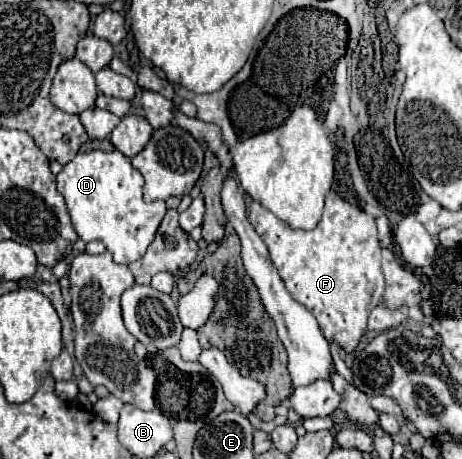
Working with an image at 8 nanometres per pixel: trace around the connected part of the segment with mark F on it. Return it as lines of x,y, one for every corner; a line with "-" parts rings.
330,192
326,196
322,220
310,232
288,228
258,202
250,204
248,218
258,236
268,246
272,264
276,266
292,298
314,314
328,342
342,346
346,352
352,352
366,332
366,322
374,308
374,288
376,304
382,302
386,290
380,268
382,250
374,216
342,200
336,192

